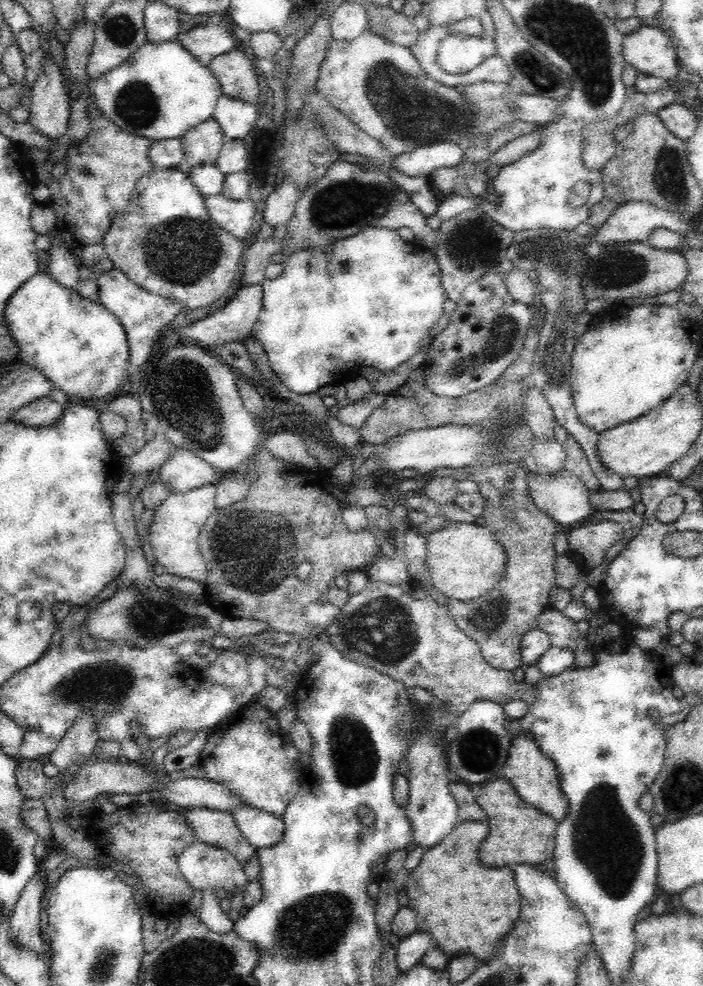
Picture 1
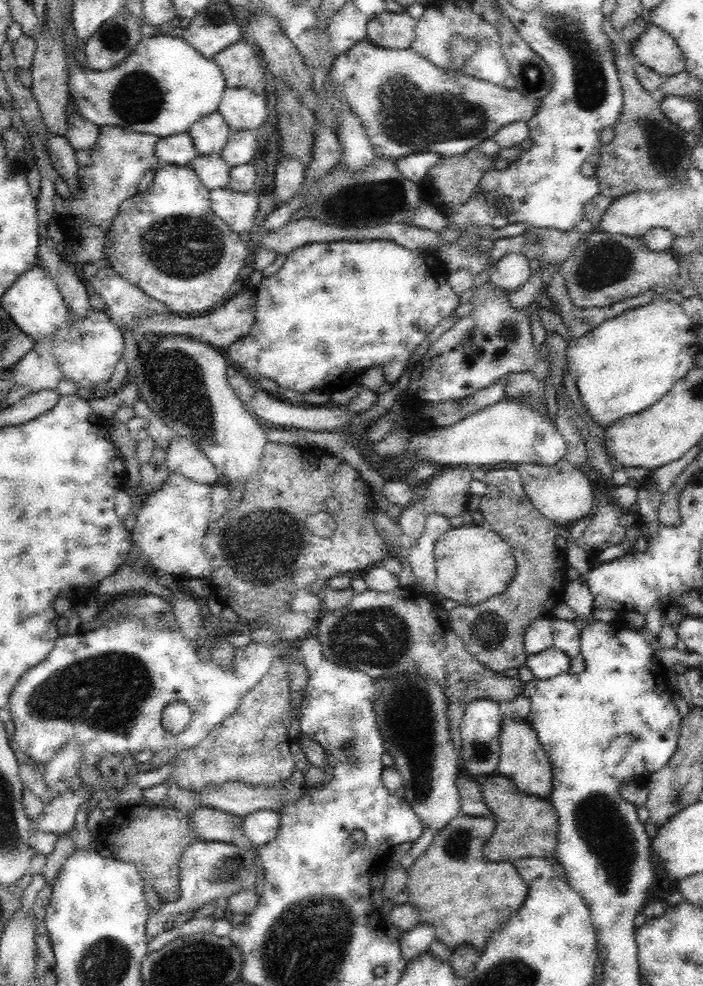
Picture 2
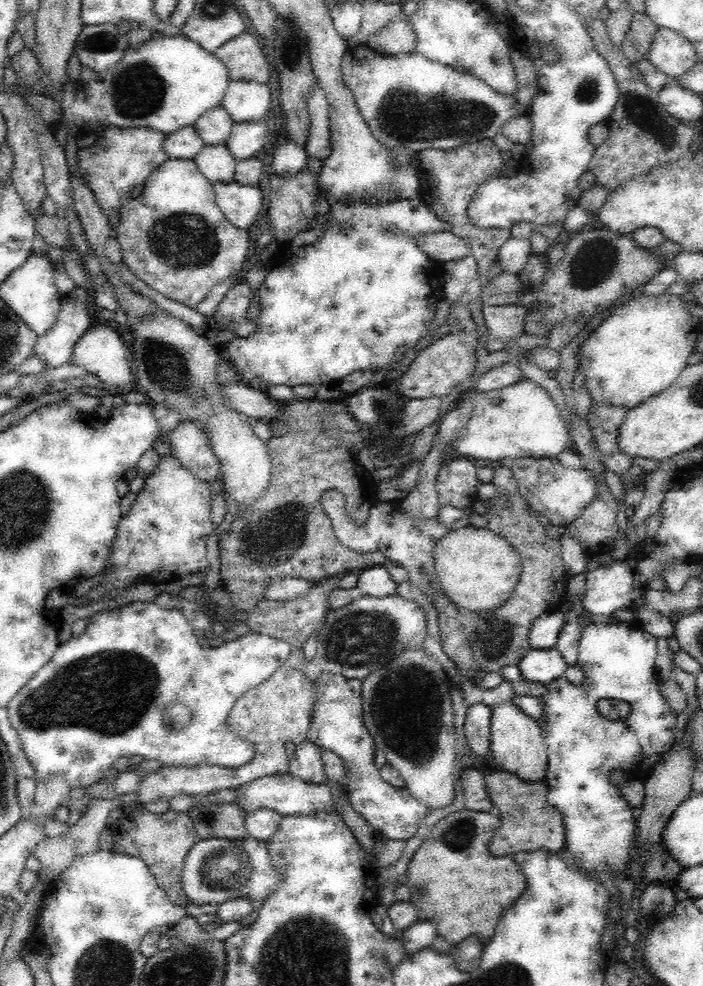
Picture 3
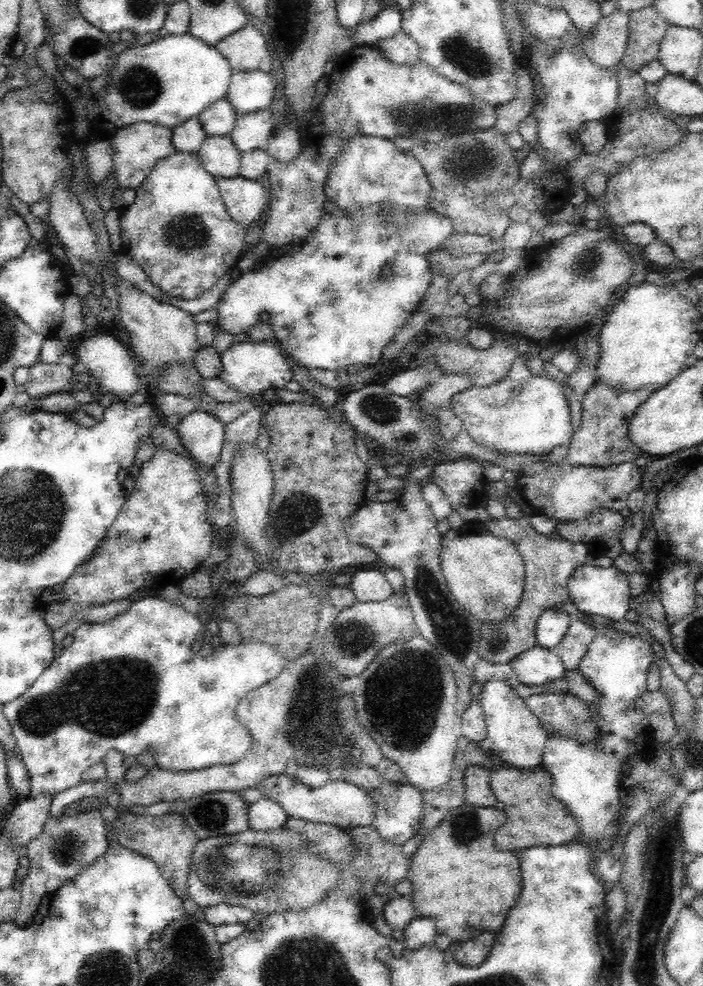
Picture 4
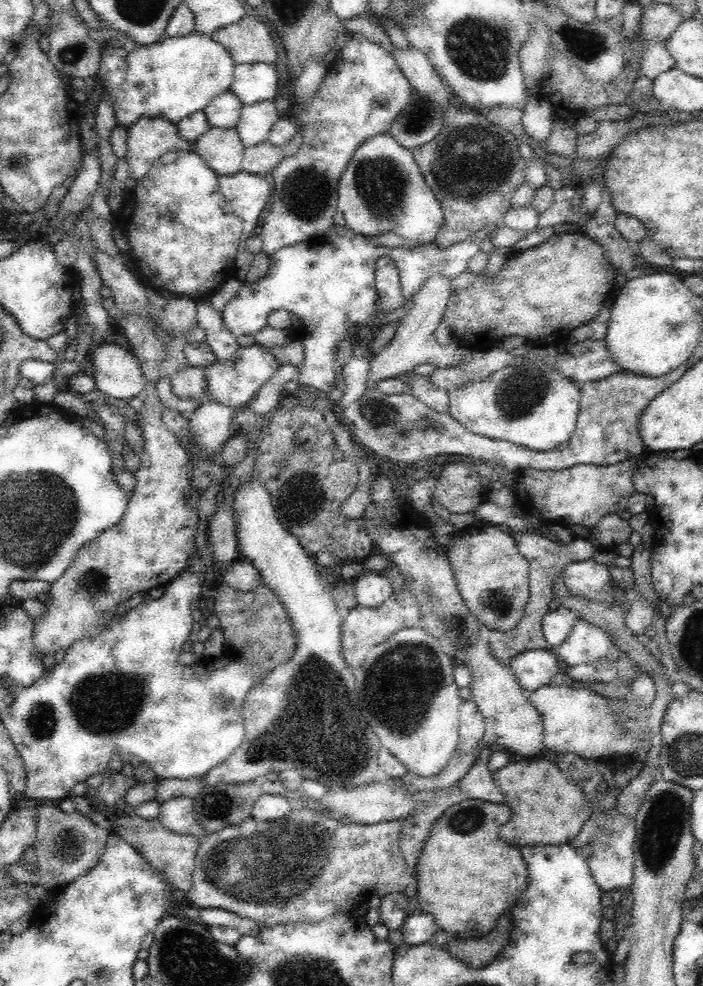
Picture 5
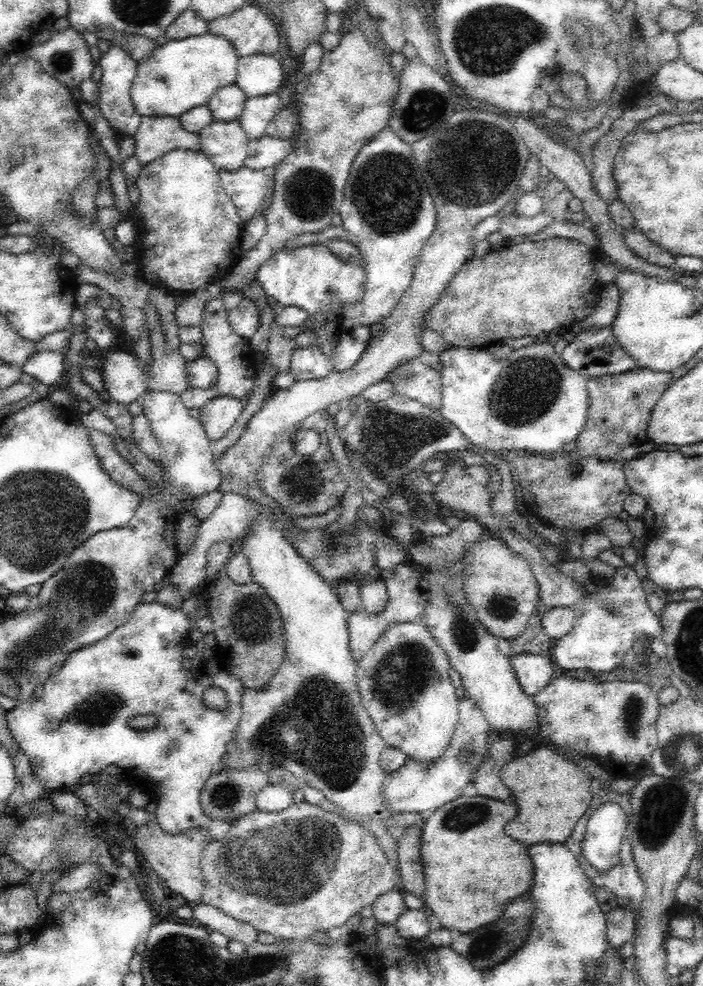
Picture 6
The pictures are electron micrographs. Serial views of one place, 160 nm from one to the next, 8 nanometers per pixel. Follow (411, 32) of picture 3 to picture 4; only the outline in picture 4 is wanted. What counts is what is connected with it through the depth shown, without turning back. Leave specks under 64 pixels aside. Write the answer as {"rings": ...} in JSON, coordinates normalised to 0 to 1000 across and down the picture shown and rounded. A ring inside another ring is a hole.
{"rings":[[[566,30],[560,37],[533,43],[543,52],[546,59],[560,65],[592,65],[595,63],[596,47],[592,42],[573,30]]]}

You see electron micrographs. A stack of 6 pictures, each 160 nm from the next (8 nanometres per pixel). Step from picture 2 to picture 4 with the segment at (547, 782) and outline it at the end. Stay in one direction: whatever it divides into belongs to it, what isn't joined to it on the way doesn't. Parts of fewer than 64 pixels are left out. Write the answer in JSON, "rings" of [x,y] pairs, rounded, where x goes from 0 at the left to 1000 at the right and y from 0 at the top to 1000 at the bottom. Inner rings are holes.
{"rings":[[[698,689],[688,692],[679,709],[690,726],[693,740],[693,745],[679,754],[679,758],[688,763],[700,763],[703,767],[723,773],[731,779],[767,778],[781,742],[774,740],[765,727],[751,718],[747,708],[734,703],[734,699],[725,694],[725,691]]]}

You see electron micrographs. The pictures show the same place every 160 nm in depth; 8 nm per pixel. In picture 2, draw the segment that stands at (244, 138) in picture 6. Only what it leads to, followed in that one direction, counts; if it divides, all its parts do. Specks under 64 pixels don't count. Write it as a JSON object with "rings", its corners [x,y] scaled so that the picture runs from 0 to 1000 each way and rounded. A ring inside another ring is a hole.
{"rings":[[[314,156],[283,157],[270,164],[269,168],[279,173],[279,176],[284,180],[284,185],[296,193],[323,191],[329,170],[320,165]]]}

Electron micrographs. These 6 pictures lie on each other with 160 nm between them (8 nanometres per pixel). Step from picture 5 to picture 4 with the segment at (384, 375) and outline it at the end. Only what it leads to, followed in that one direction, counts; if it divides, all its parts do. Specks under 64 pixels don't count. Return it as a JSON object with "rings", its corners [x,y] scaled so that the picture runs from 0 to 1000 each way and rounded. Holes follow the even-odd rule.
{"rings":[[[704,344],[700,351],[691,355],[680,355],[667,349],[657,350],[651,349],[650,346],[639,345],[622,354],[617,363],[623,364],[623,368],[629,370],[629,378],[666,381],[671,383],[673,391],[686,394],[714,385],[725,377],[728,369],[737,361],[730,347],[723,344]]]}

